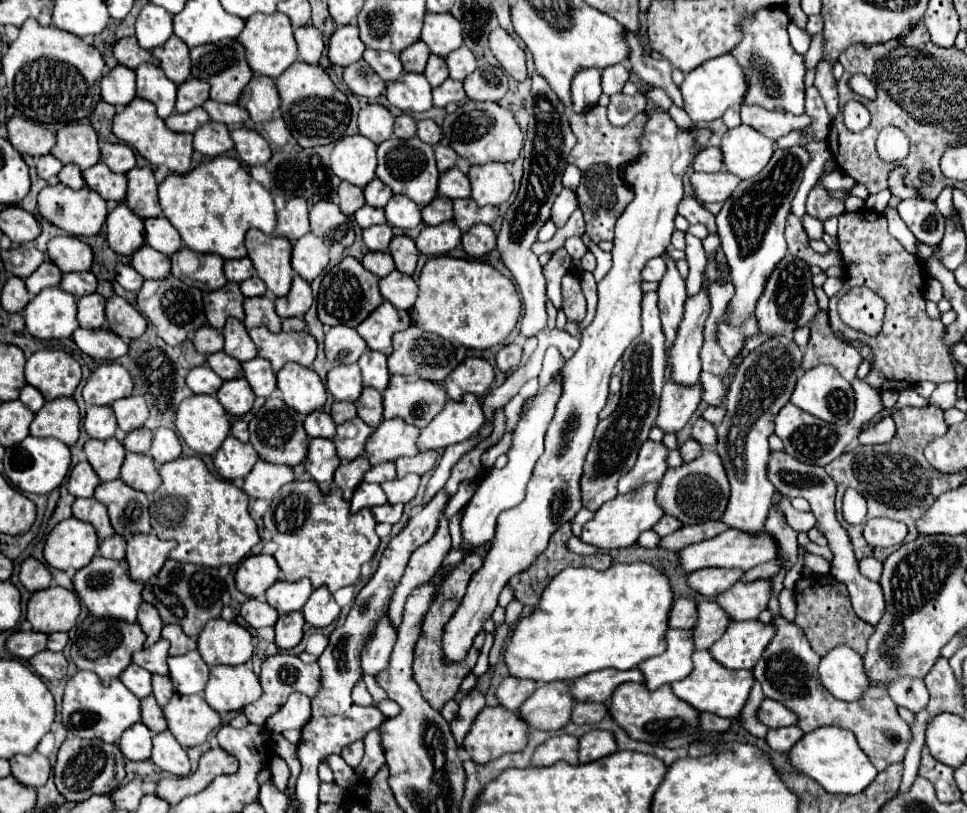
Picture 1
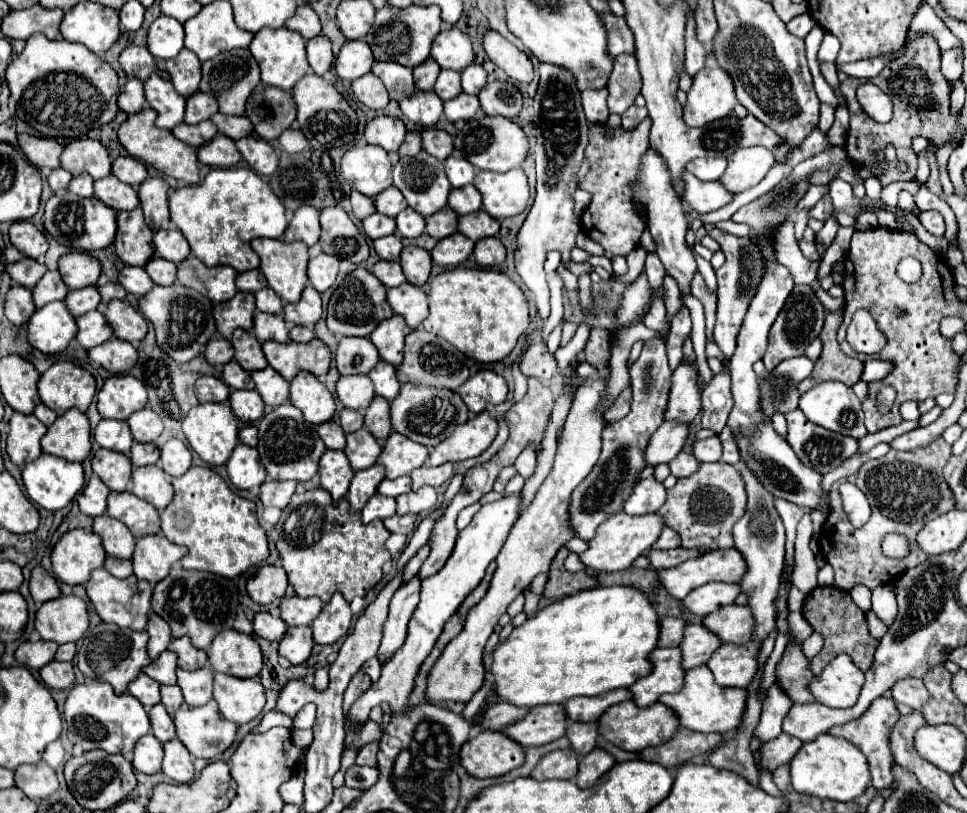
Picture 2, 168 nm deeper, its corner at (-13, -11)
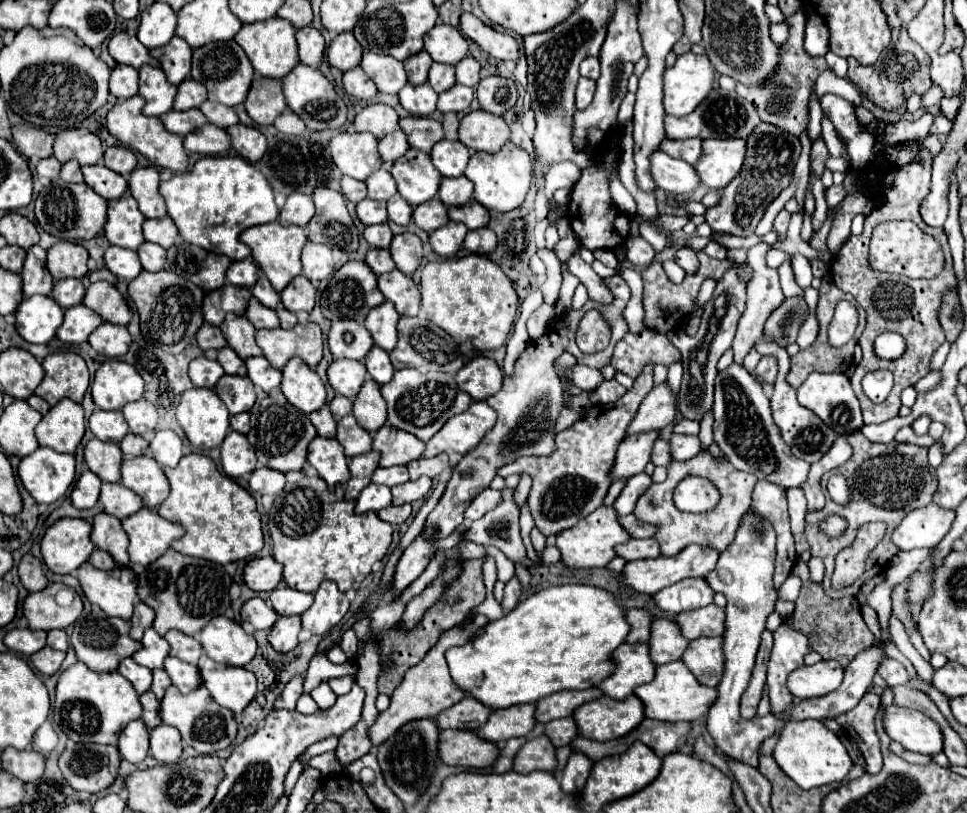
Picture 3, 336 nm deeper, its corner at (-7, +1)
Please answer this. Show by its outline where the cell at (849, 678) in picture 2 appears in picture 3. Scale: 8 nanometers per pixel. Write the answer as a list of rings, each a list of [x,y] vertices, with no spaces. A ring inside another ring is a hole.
[[[821,659],[815,665],[803,665],[789,673],[787,687],[797,699],[819,697],[835,691],[841,685],[843,667],[833,659]]]

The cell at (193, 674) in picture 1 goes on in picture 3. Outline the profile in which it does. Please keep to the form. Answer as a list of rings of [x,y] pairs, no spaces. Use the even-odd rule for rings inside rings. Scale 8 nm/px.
[[[167,657],[165,659],[165,671],[169,673],[171,681],[181,693],[189,693],[201,685],[201,675],[197,665],[189,665],[177,657]]]

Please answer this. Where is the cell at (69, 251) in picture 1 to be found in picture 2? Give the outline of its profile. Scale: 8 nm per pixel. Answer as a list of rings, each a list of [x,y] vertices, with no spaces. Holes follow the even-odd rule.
[[[83,251],[67,253],[59,259],[59,273],[69,289],[95,285],[101,273],[101,263]]]

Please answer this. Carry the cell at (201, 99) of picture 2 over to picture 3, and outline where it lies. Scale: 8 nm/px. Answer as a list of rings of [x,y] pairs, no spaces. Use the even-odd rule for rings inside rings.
[[[185,79],[185,81],[179,85],[179,93],[177,93],[177,97],[175,97],[173,109],[175,109],[175,111],[187,111],[187,109],[199,107],[205,99],[207,99],[205,85],[197,83],[197,81],[193,81],[193,79]]]

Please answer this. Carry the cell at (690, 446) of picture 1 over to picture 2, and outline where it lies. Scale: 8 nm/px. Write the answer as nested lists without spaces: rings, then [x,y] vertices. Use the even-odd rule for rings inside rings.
[[[679,453],[671,463],[669,463],[669,471],[671,475],[675,475],[677,479],[693,475],[693,471],[699,467],[697,459],[691,453]]]

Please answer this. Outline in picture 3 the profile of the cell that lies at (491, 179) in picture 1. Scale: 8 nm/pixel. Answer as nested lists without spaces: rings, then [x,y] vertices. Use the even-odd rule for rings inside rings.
[[[509,143],[497,155],[473,153],[469,159],[469,165],[465,169],[465,177],[471,179],[475,185],[475,191],[473,191],[475,201],[479,201],[489,211],[505,213],[523,203],[525,193],[531,185],[531,177],[533,177],[533,159],[527,151],[517,149],[515,145]]]

